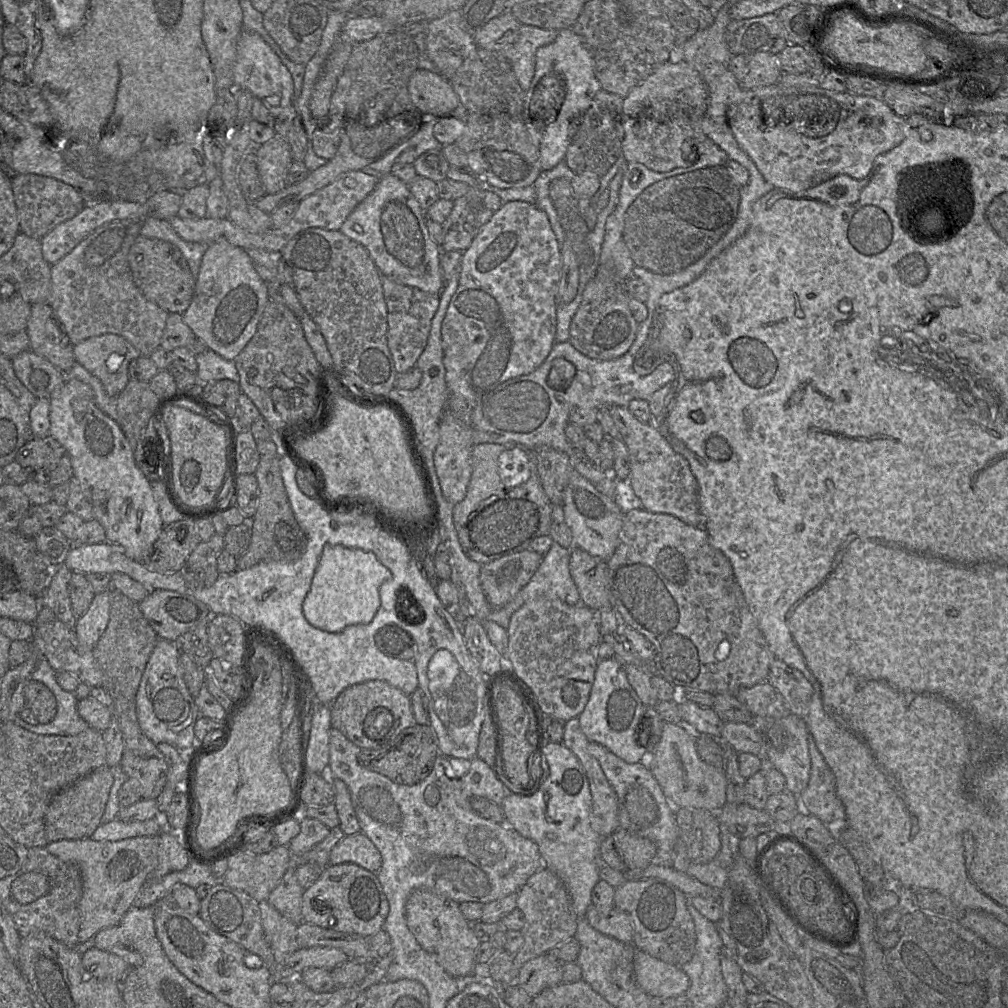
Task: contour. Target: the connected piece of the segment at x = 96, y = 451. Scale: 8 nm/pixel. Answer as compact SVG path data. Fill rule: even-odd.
M67 378L63 386L53 393L49 400L50 436L67 450L71 459L73 477L80 483L84 496L93 508L93 518L103 526L108 542L122 548L127 557L144 562L150 548L159 538L164 524L151 482L138 467L122 429L115 420L98 408L93 390L80 380Z

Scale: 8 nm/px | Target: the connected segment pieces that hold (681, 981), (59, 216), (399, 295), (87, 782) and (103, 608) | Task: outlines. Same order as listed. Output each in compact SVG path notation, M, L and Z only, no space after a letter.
M642 950L635 951L633 973L636 984L651 997L684 997L690 986L681 966L663 962Z
M11 174L21 231L43 238L60 223L71 219L87 204L87 196L74 186L53 177L38 174Z
M380 276L383 295L387 306L387 345L393 357L396 372L405 373L416 365L424 351L440 297L438 294L428 294L417 288L398 284L388 277Z
M103 765L57 793L51 800L45 815L45 832L48 842L89 838L101 824L101 817L113 782L111 768Z
M111 589L97 593L86 613L77 618L74 628L76 636L81 644L92 651L109 623L110 595Z

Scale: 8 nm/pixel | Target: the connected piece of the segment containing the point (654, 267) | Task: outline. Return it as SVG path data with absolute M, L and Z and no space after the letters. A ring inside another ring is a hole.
M720 165L705 167L695 171L665 178L648 186L630 205L626 212L624 221L623 238L631 253L631 257L635 265L657 274L673 274L697 263L705 256L707 251L731 229L738 216L740 199L740 188L738 188L732 181L732 177L728 169L725 166Z

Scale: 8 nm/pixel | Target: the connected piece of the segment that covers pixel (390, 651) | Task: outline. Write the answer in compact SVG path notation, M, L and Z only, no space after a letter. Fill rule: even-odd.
M393 624L379 629L374 636L378 649L386 656L399 660L414 661L416 643L412 636Z

